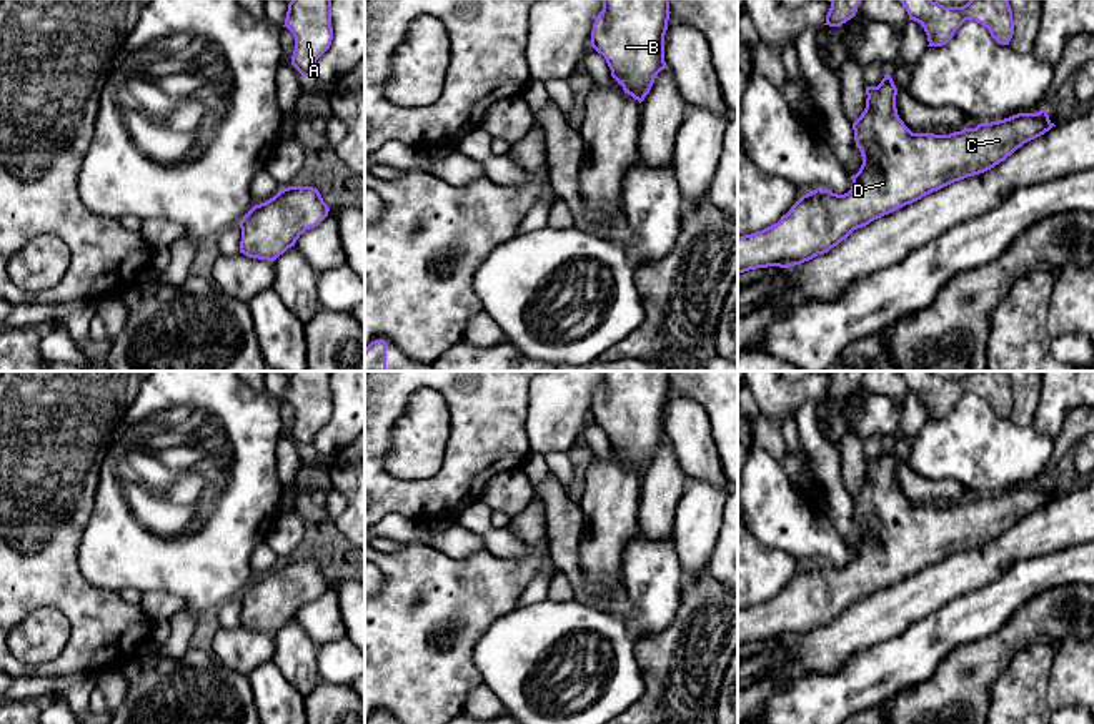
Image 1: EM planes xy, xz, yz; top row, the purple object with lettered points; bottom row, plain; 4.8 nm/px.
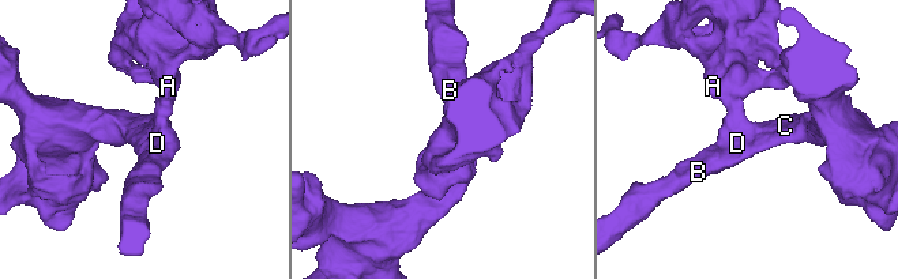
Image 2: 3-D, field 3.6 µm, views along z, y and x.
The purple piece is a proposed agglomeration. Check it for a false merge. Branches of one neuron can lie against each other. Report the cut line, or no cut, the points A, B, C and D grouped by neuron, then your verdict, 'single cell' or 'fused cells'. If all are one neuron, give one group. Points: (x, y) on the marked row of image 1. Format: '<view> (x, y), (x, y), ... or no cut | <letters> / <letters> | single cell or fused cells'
no cut | A B C D | single cell

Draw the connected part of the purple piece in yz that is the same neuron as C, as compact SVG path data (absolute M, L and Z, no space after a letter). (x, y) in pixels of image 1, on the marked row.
M889 73L878 87L866 87L866 95L866 108L853 123L863 165L851 176L851 190L838 195L816 188L778 223L738 236L738 275L768 266L789 268L824 255L854 230L994 168L1056 126L1047 110L1041 110L949 135L912 133L898 115L898 88Z

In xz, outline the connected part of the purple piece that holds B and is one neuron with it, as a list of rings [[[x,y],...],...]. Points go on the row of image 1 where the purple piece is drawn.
[[[603,0],[603,10],[594,18],[591,30],[591,47],[604,57],[611,77],[639,103],[649,93],[656,75],[666,68],[664,35],[669,20],[669,0]]]

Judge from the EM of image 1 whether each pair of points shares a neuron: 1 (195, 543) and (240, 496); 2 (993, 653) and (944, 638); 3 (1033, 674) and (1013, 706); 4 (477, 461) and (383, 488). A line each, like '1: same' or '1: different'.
1: same
2: different
3: same
4: same

